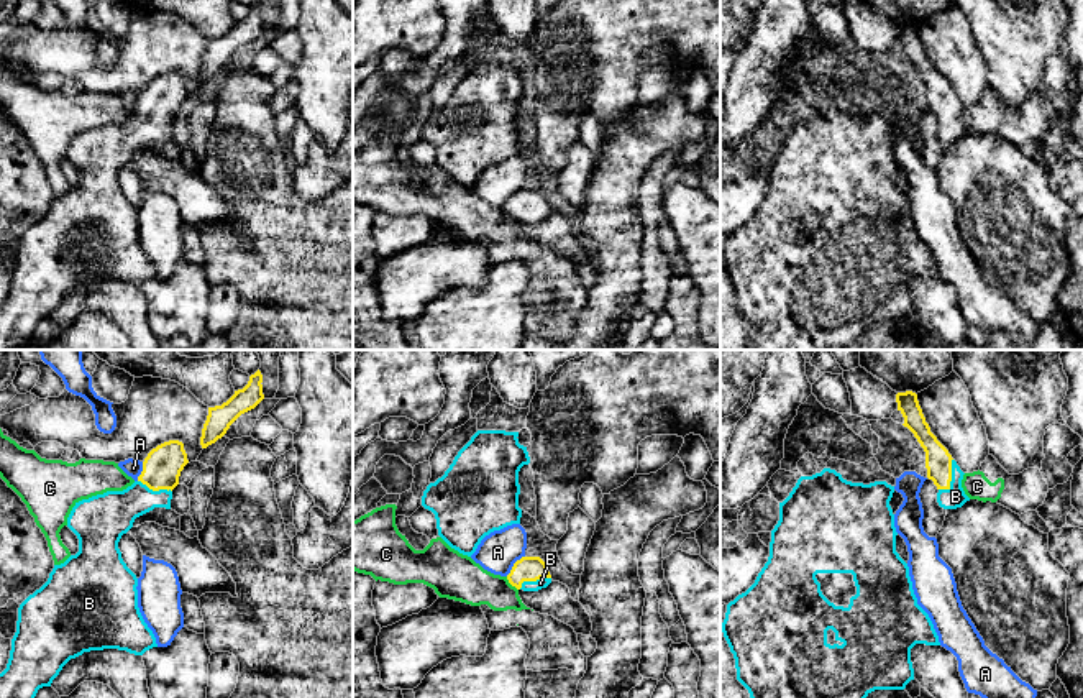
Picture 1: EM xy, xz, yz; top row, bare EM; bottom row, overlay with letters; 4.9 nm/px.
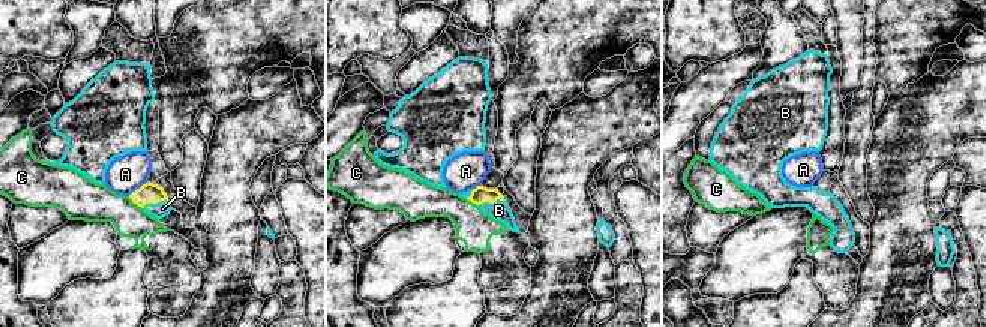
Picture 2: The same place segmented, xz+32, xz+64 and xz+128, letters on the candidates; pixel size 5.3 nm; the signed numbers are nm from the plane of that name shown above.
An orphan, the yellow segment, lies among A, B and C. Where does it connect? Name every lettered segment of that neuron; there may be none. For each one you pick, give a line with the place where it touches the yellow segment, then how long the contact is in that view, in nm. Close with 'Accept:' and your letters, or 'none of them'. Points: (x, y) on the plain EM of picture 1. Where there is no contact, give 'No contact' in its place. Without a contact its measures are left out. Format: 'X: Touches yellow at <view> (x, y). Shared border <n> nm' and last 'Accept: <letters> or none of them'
B: Touches yellow at yz (950, 110). Shared border 170 nm
Accept: B

